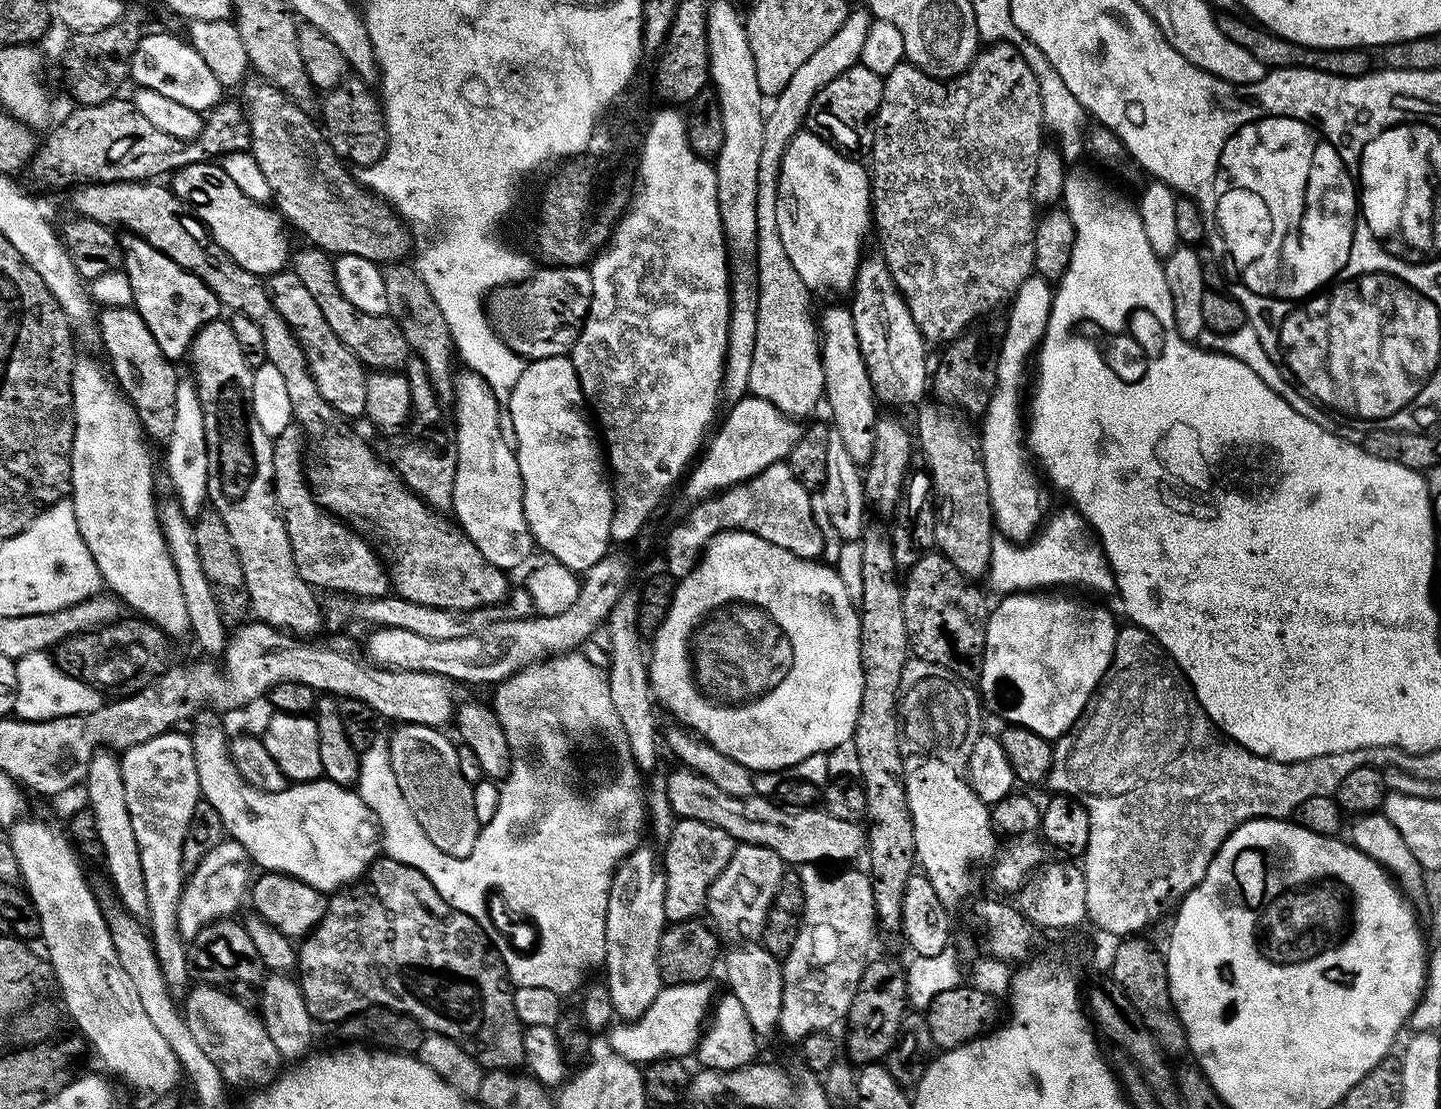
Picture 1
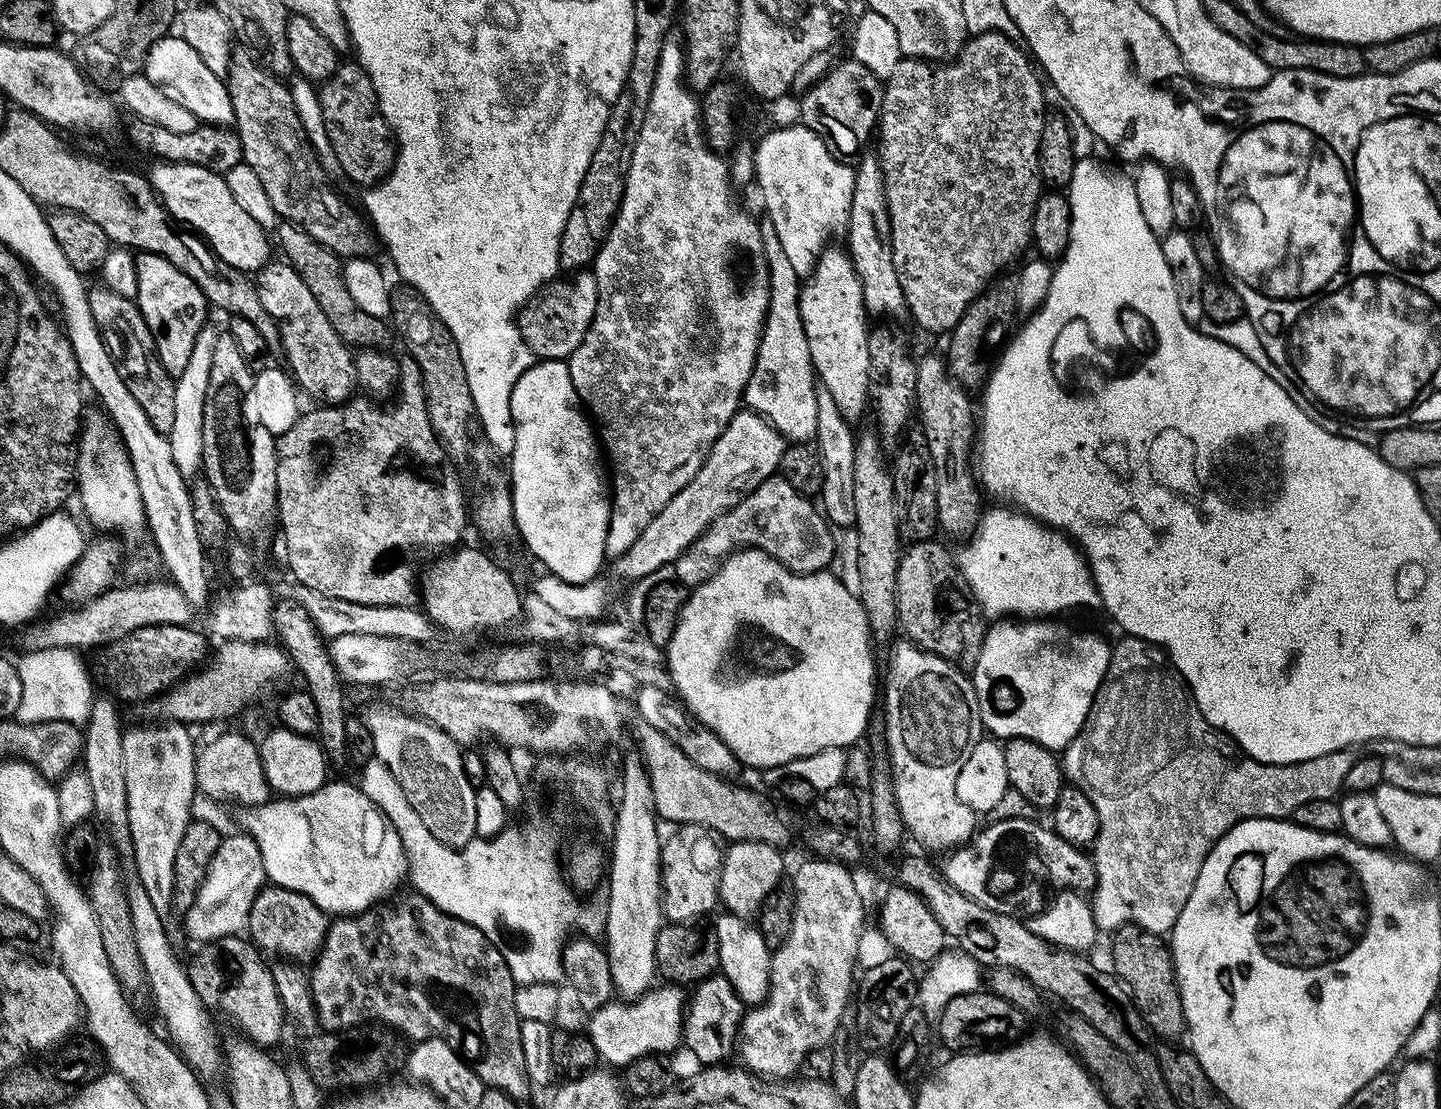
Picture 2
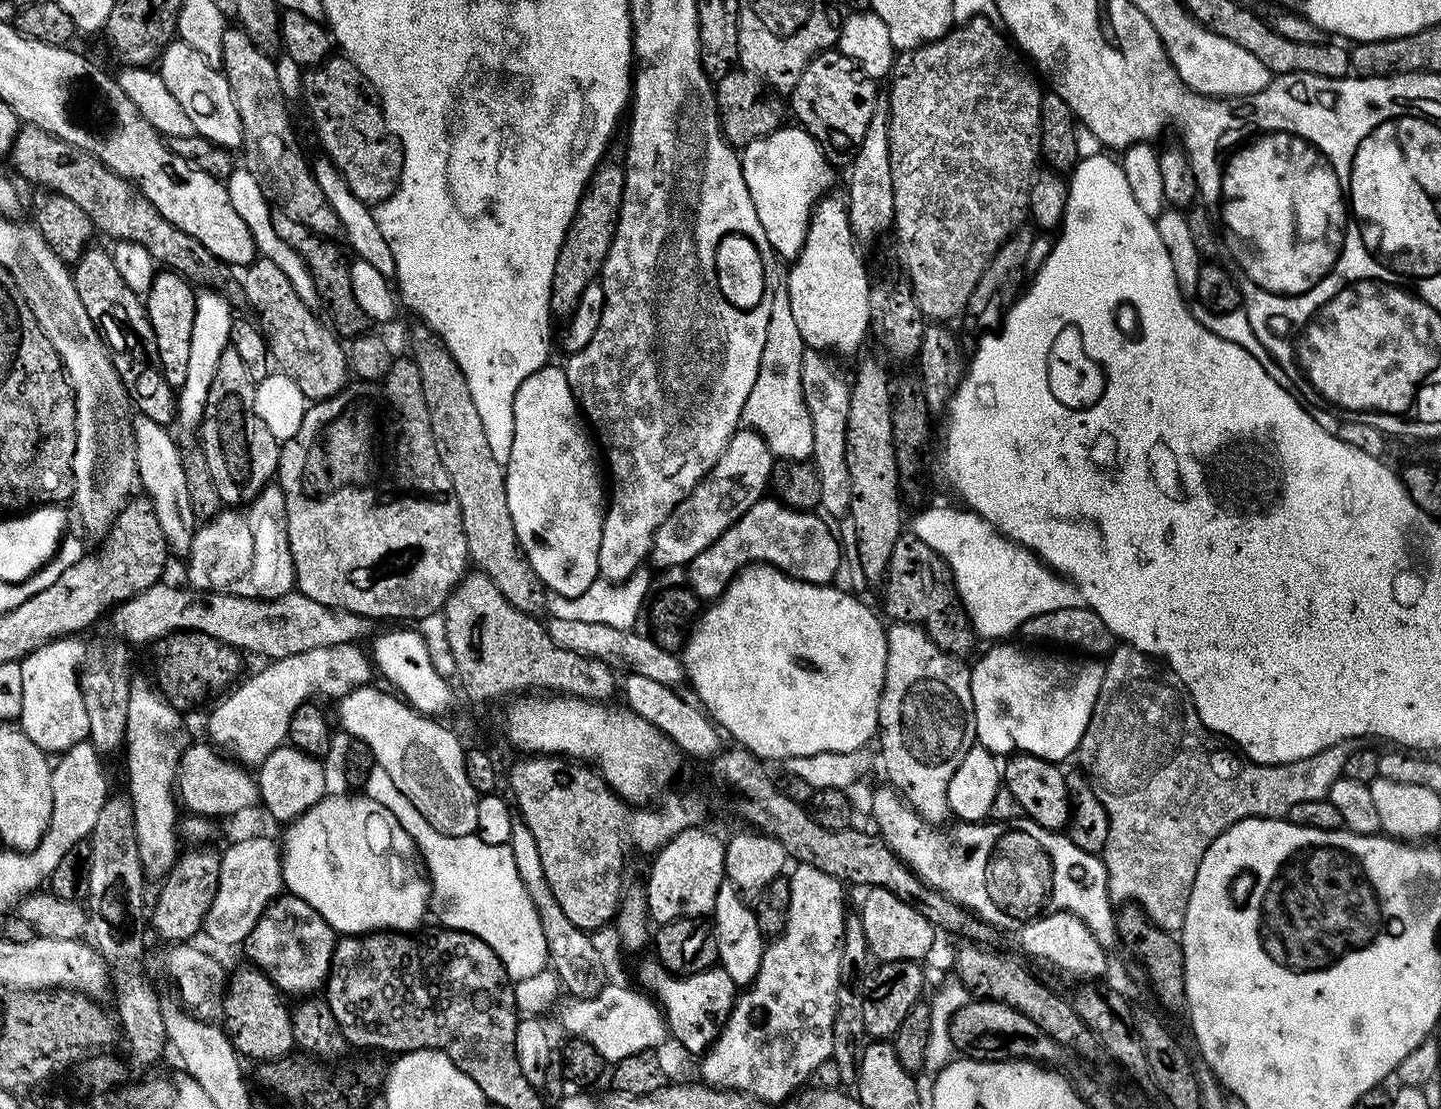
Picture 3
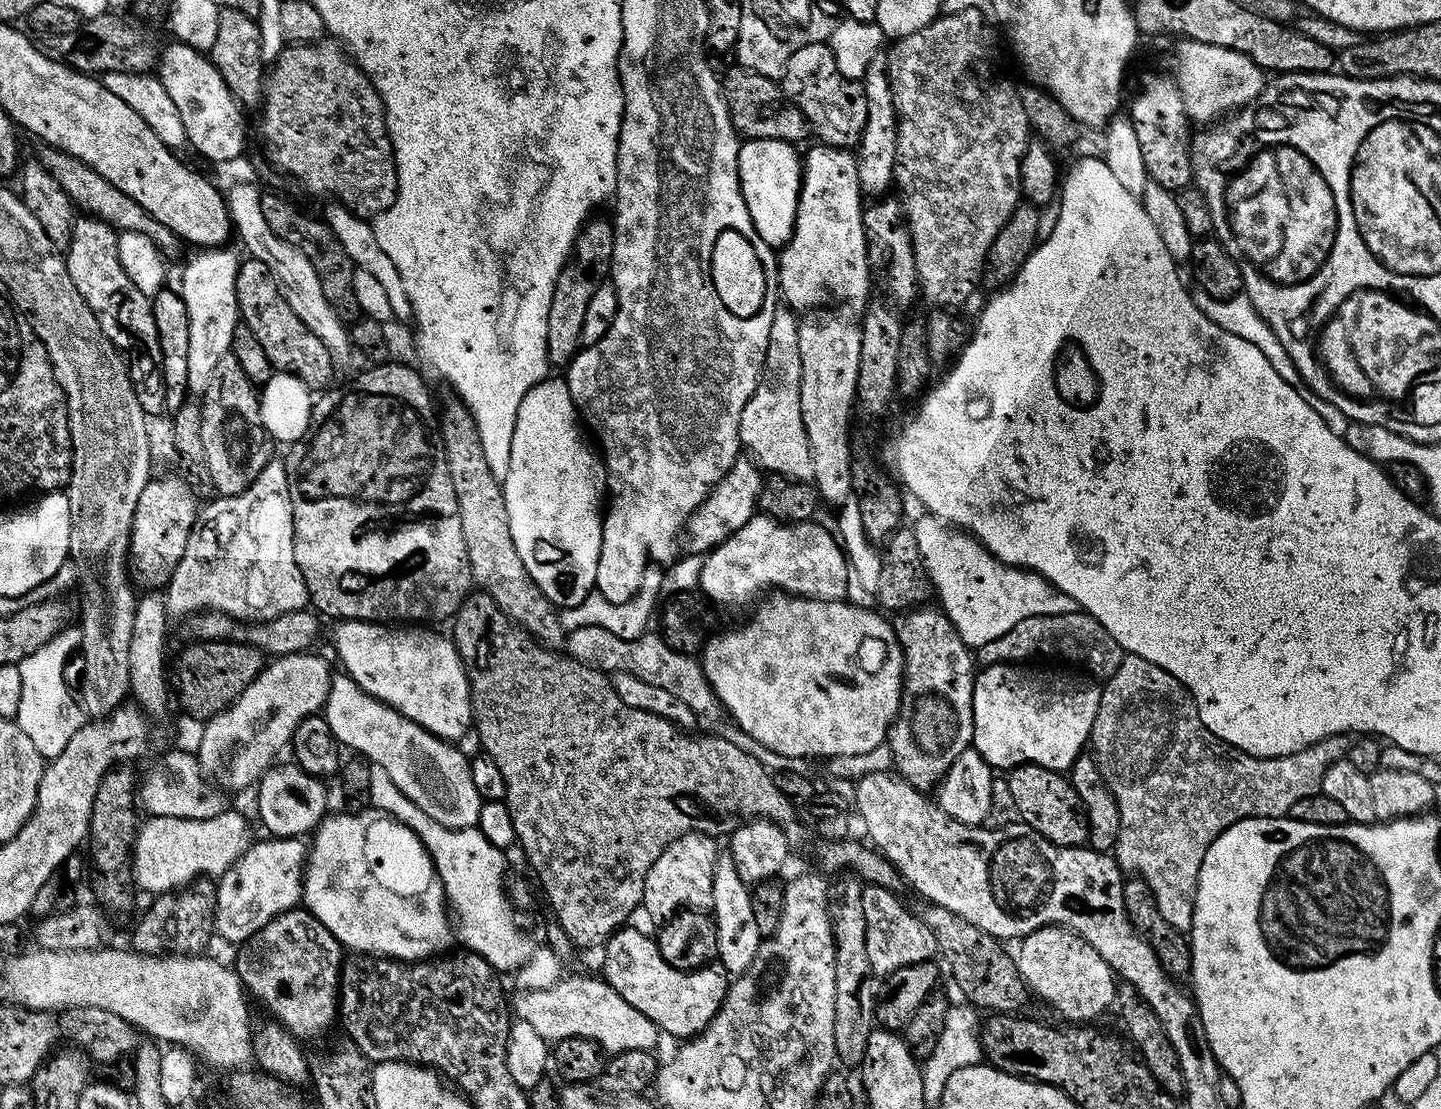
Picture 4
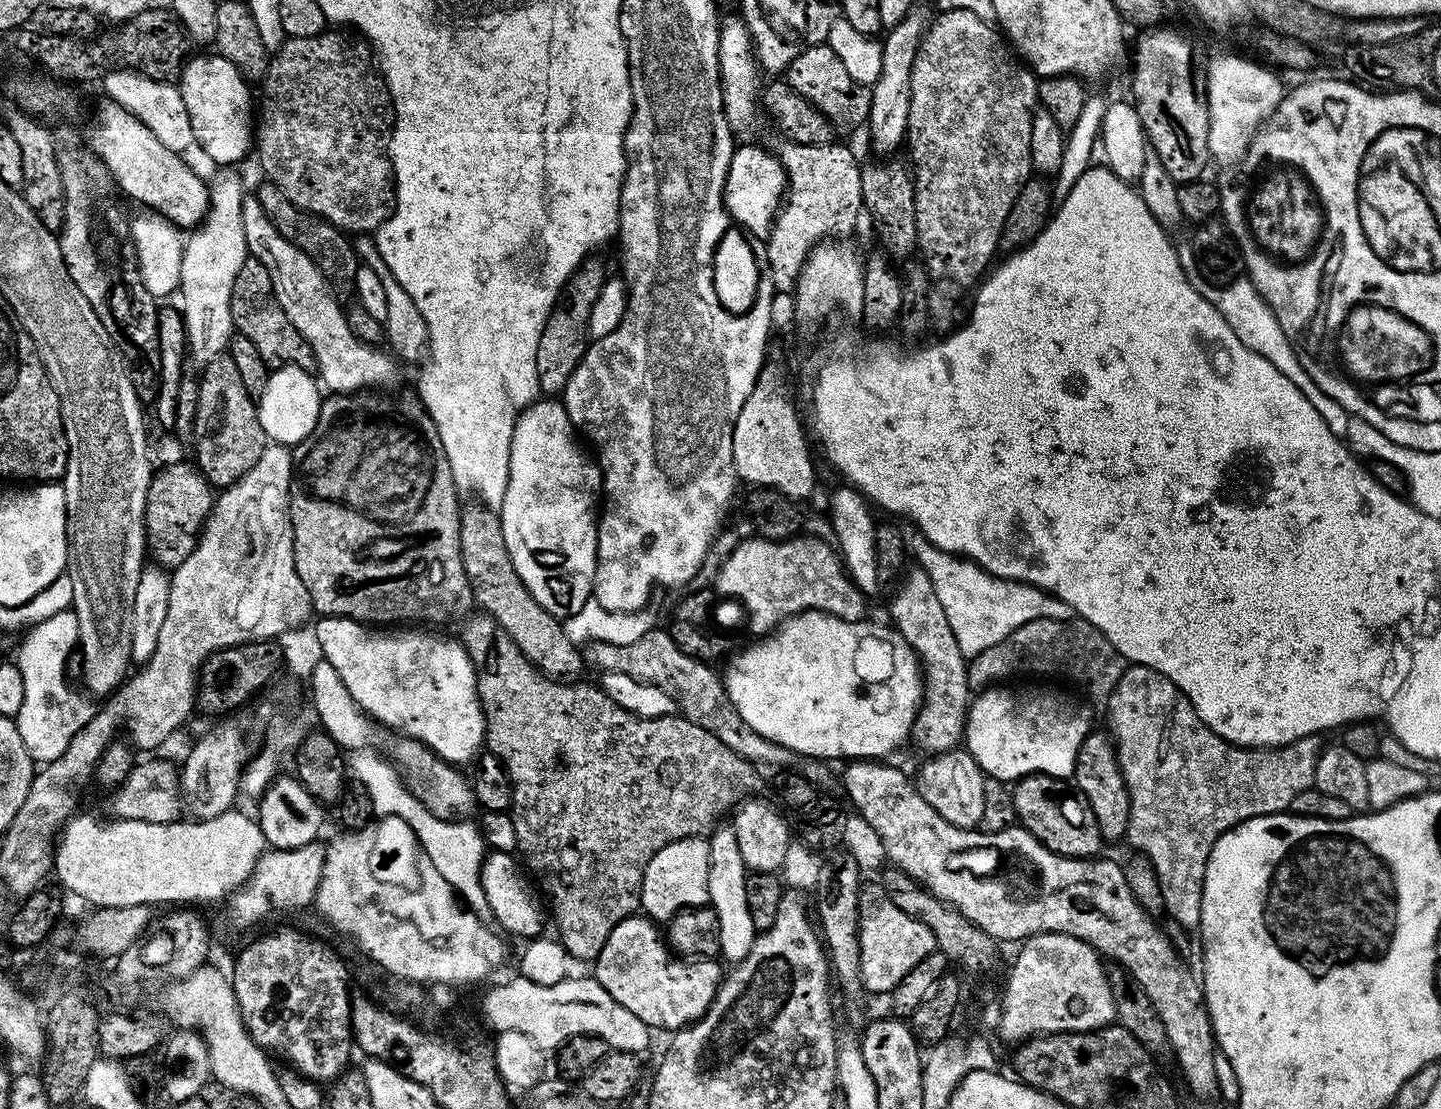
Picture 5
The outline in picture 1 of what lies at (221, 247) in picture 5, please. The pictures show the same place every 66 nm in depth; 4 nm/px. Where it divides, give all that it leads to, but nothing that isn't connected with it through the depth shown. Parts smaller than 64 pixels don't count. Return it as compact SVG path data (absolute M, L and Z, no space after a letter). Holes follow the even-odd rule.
M180 380L178 400L174 402L174 431L164 452L164 468L168 471L168 480L172 483L175 503L180 505L182 514L194 518L208 504L208 467L210 458L206 450L206 426L202 422L202 406L196 397L193 381Z

